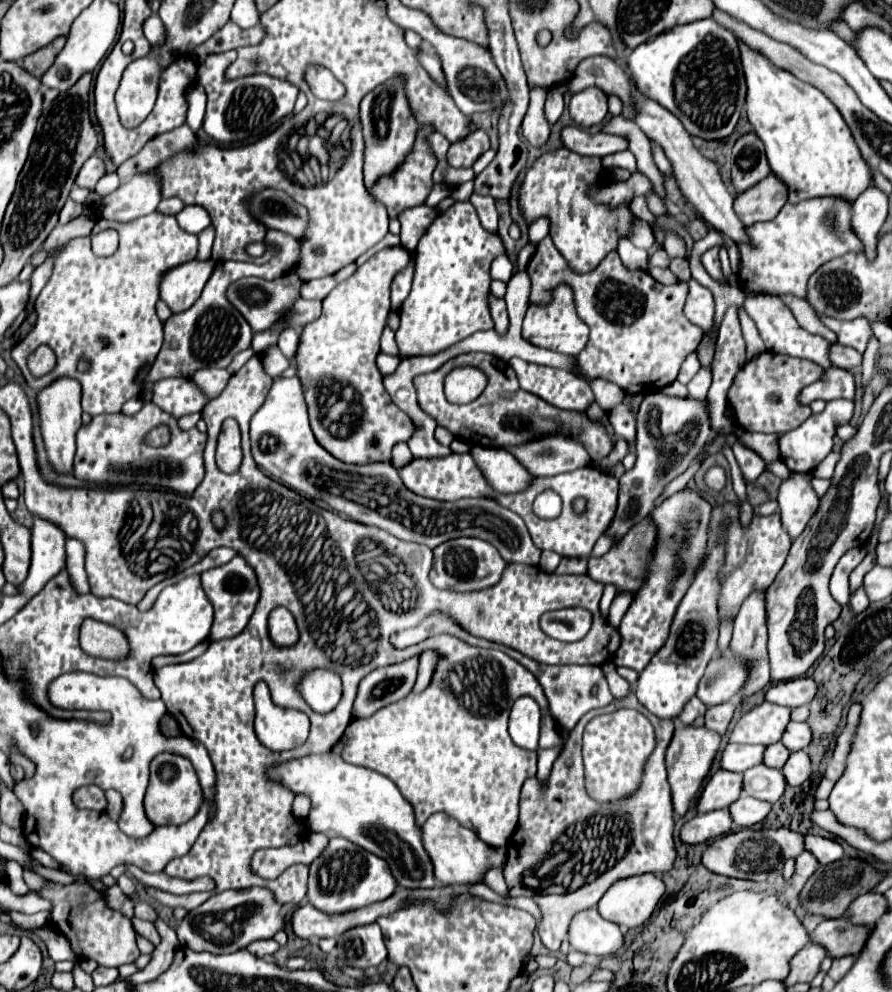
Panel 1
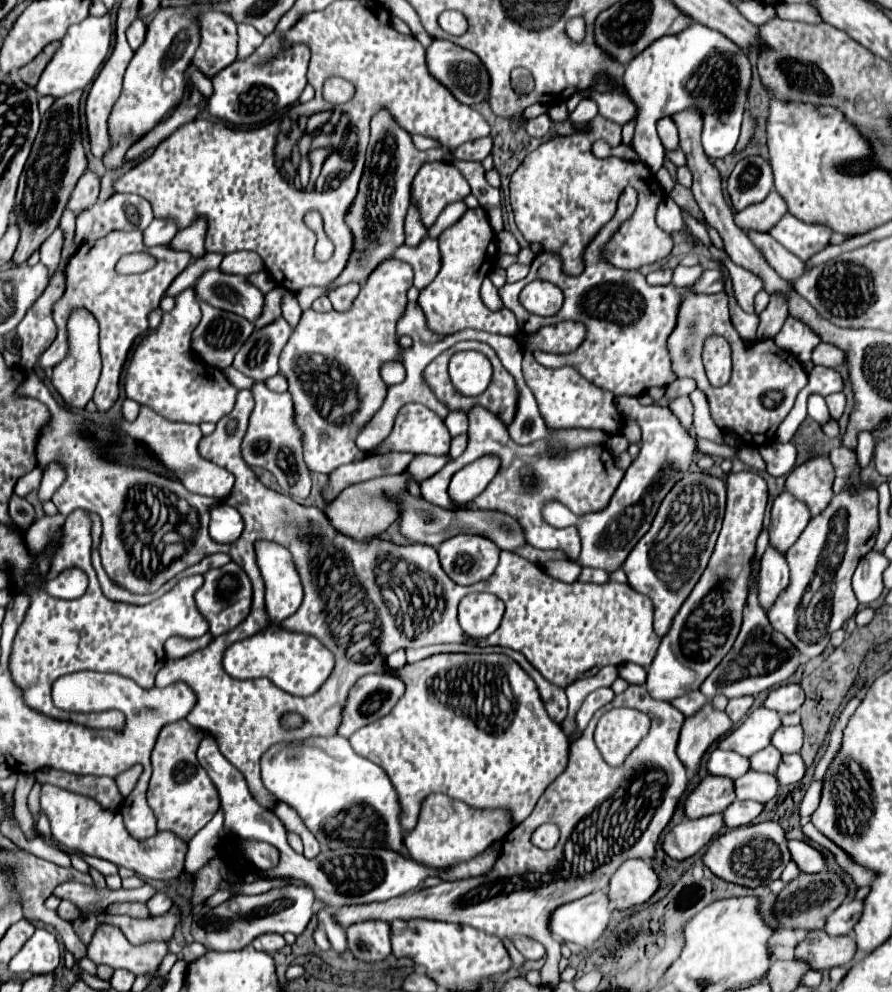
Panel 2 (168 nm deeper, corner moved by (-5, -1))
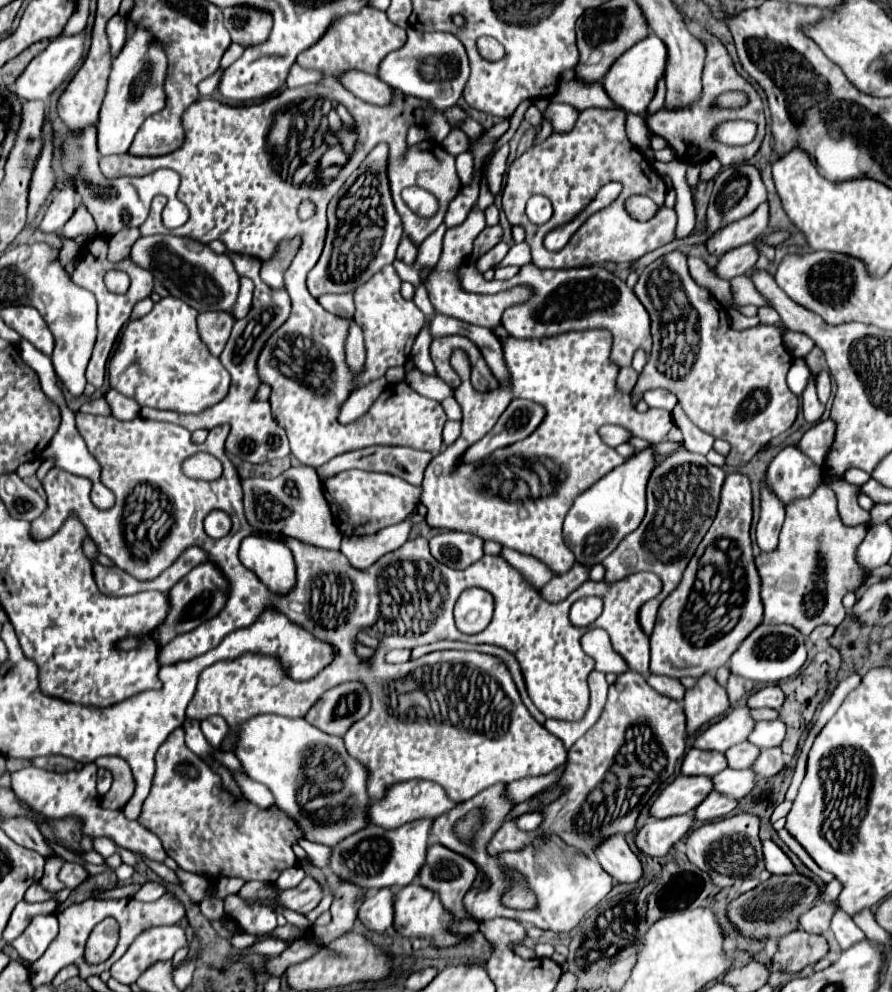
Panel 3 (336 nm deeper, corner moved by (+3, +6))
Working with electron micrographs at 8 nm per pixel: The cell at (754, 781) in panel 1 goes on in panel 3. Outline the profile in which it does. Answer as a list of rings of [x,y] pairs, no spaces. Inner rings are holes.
[[[726,768],[720,774],[716,774],[712,778],[714,782],[714,790],[720,794],[726,794],[730,798],[744,798],[746,794],[750,794],[756,786],[756,774],[754,770],[734,770],[734,768]]]

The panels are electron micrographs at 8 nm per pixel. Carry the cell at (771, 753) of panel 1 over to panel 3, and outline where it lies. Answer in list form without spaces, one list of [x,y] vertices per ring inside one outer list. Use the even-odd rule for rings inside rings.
[[[742,742],[742,744],[738,744],[726,752],[728,766],[730,768],[752,768],[758,754],[760,754],[758,746],[752,746],[750,742]]]

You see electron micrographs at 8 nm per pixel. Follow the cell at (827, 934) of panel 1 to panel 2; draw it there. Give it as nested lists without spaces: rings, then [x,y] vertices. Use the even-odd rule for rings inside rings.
[[[810,931],[804,941],[796,945],[796,959],[806,961],[810,969],[832,969],[854,959],[856,943],[852,937],[830,937],[822,931]]]

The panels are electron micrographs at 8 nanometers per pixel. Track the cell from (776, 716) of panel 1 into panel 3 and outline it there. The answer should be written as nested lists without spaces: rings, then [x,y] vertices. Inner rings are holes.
[[[738,706],[730,714],[726,714],[722,720],[706,728],[694,742],[694,748],[702,750],[714,750],[714,752],[726,752],[728,748],[746,742],[750,732],[754,730],[754,718],[750,714],[748,706]]]

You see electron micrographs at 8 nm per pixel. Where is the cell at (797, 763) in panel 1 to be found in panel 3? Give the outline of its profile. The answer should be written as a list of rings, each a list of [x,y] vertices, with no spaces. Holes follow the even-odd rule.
[[[770,748],[770,750],[760,752],[758,762],[754,762],[752,768],[760,778],[770,778],[770,776],[776,776],[784,766],[786,762],[784,762],[782,748]]]

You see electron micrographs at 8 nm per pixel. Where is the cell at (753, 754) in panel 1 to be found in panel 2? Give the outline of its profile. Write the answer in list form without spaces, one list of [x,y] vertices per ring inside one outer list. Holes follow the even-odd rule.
[[[714,749],[706,763],[706,771],[710,775],[720,775],[728,779],[738,779],[748,769],[750,769],[750,763],[746,757],[732,753],[732,751],[722,751],[722,749]]]

